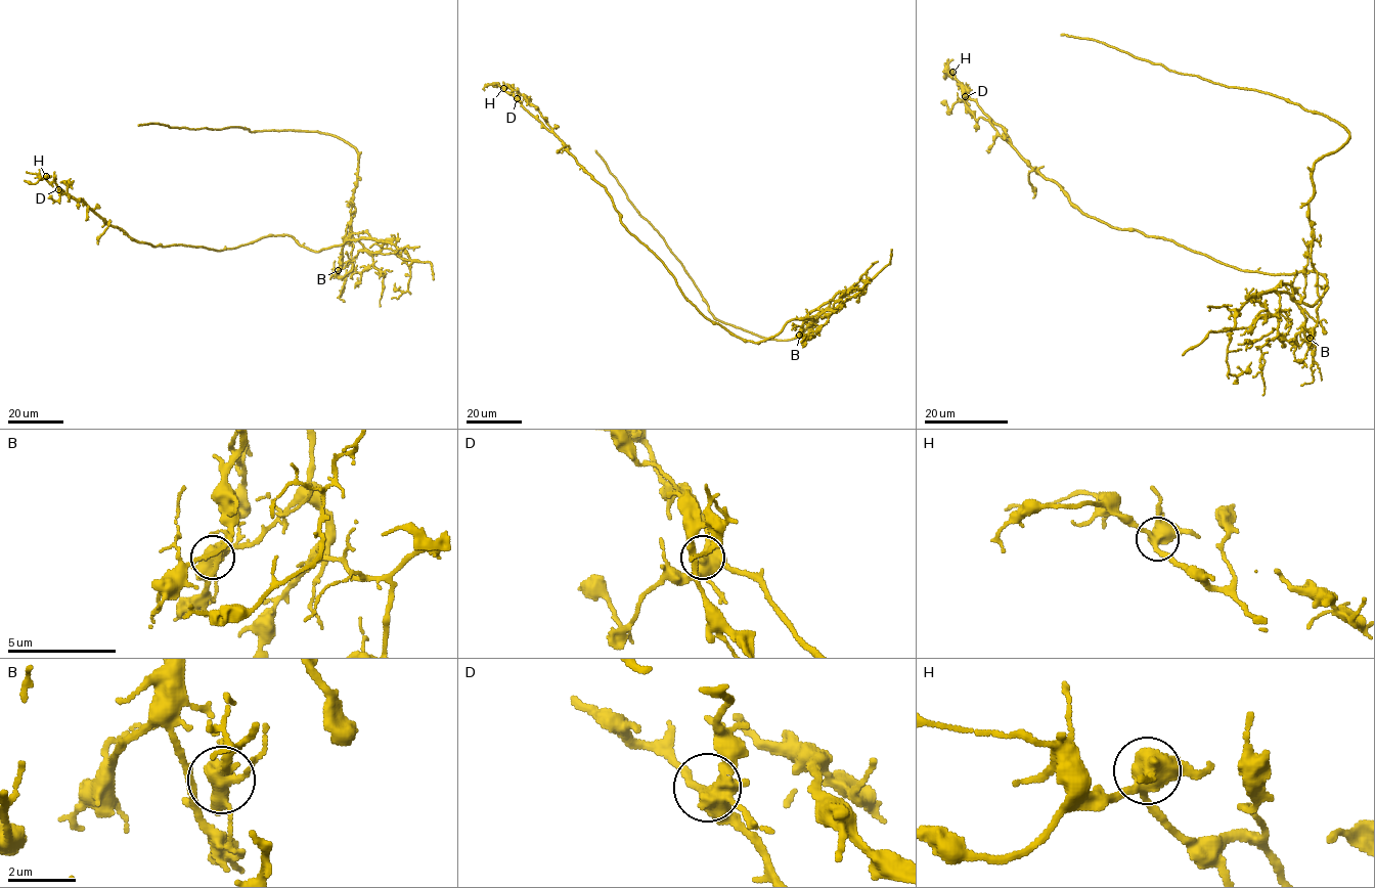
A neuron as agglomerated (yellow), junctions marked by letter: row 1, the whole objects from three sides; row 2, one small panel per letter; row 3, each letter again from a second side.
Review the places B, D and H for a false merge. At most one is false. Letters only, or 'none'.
B

